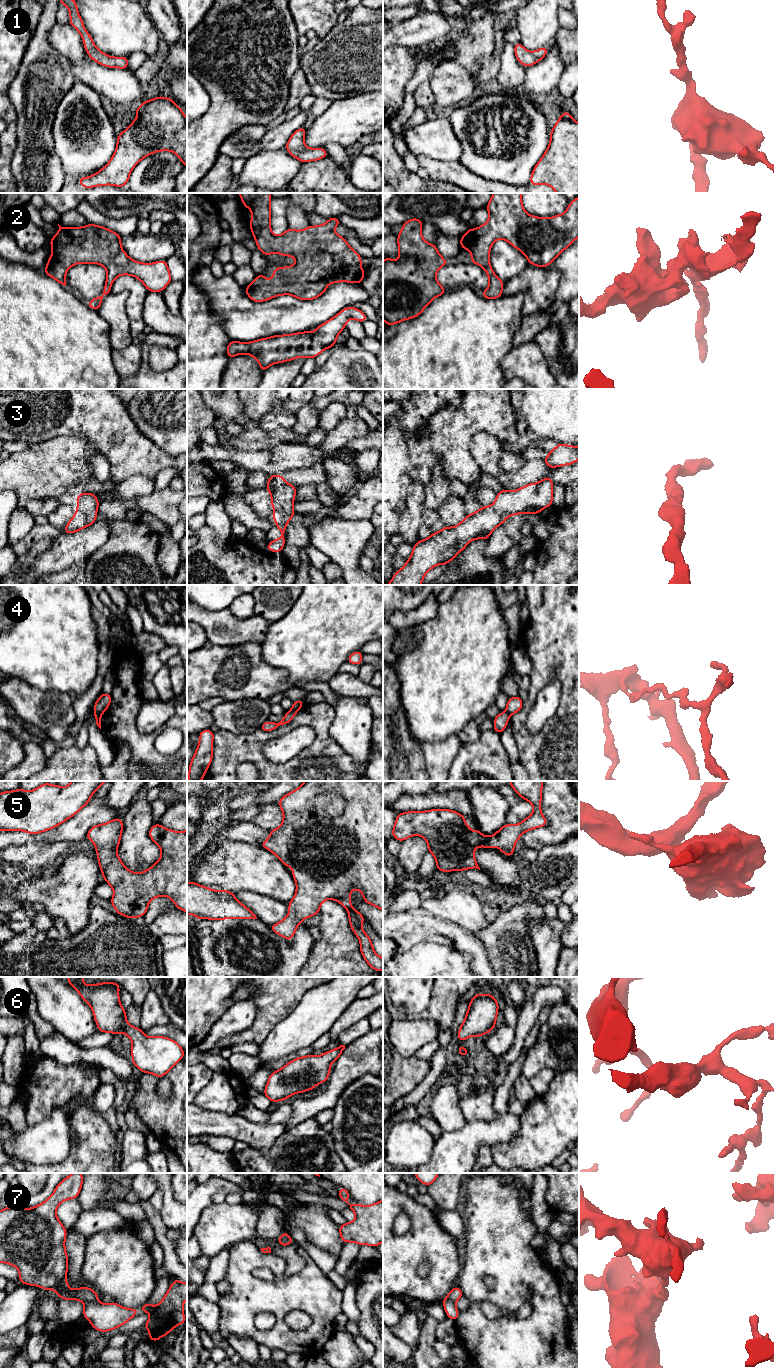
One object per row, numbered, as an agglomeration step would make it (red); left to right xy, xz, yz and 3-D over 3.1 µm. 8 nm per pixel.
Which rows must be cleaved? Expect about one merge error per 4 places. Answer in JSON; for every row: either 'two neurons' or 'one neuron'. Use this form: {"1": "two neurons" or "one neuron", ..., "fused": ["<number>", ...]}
{"1": "one neuron", "2": "one neuron", "3": "one neuron", "4": "two neurons", "5": "one neuron", "6": "one neuron", "7": "one neuron", "fused": ["4"]}

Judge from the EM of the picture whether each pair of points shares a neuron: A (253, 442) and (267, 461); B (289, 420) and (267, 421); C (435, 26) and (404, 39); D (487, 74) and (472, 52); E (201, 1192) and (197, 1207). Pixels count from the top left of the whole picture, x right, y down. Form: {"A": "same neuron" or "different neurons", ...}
{"A": "different neurons", "B": "same neuron", "C": "same neuron", "D": "different neurons", "E": "same neuron"}

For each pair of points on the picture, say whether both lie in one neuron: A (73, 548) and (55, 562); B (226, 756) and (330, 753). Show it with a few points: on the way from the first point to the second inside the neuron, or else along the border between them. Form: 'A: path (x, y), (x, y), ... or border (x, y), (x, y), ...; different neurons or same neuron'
A: path (69, 549), (59, 558); same neuron
B: path (252, 756), (268, 770), (304, 770); same neuron

